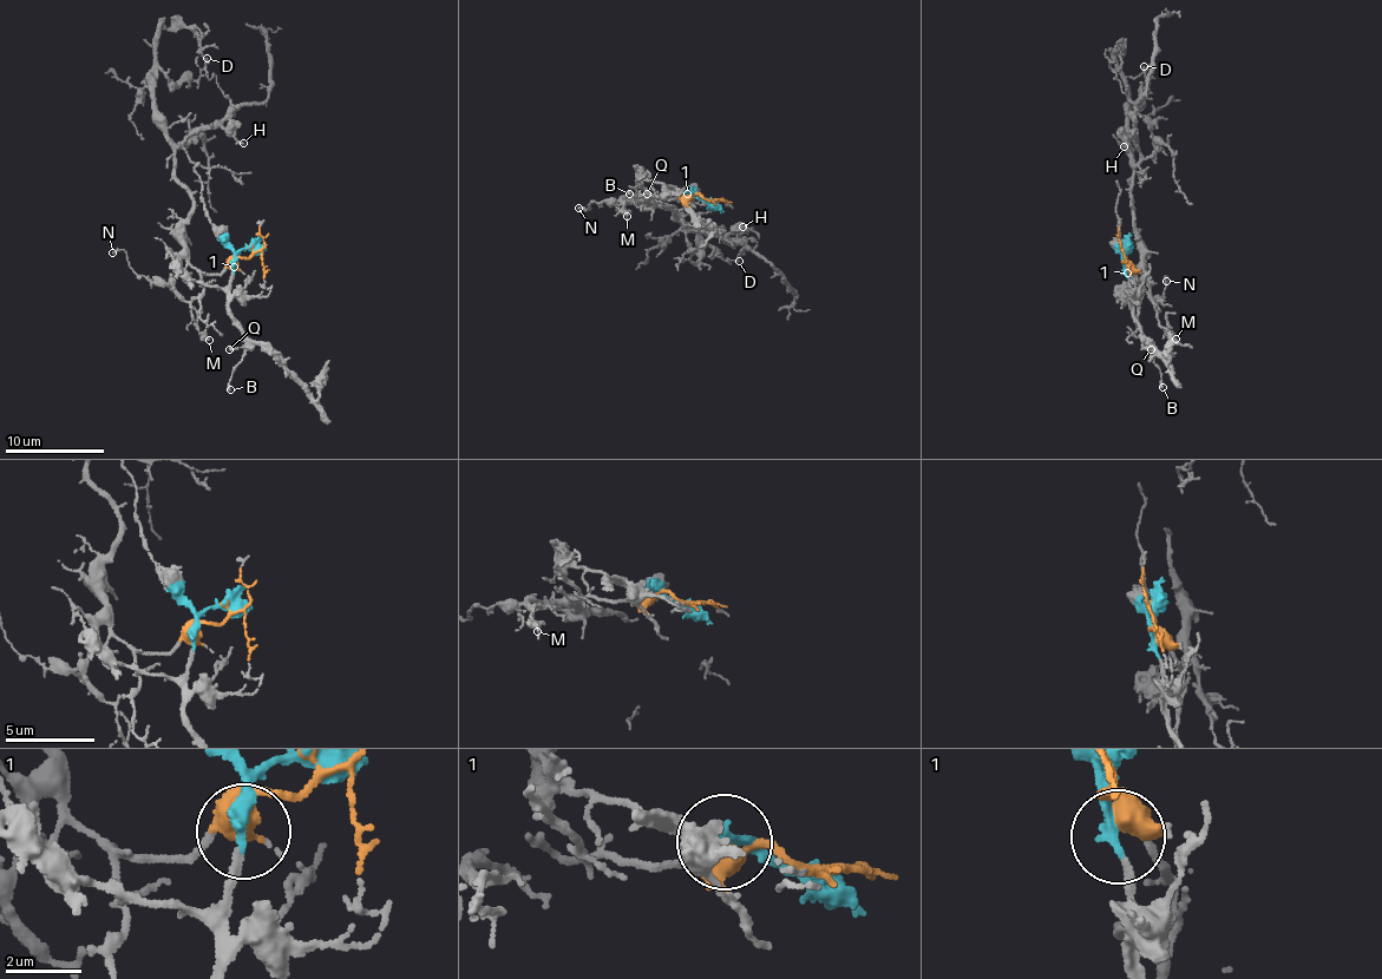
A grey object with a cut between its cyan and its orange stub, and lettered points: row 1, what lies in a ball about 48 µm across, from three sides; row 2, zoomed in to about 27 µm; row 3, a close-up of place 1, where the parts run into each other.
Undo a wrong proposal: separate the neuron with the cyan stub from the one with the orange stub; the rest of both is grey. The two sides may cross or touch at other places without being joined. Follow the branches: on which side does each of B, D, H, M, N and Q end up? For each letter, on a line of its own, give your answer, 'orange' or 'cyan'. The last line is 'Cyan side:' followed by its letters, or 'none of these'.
B: cyan
D: orange
H: orange
M: orange
N: orange
Q: cyan
Cyan side: B, Q

